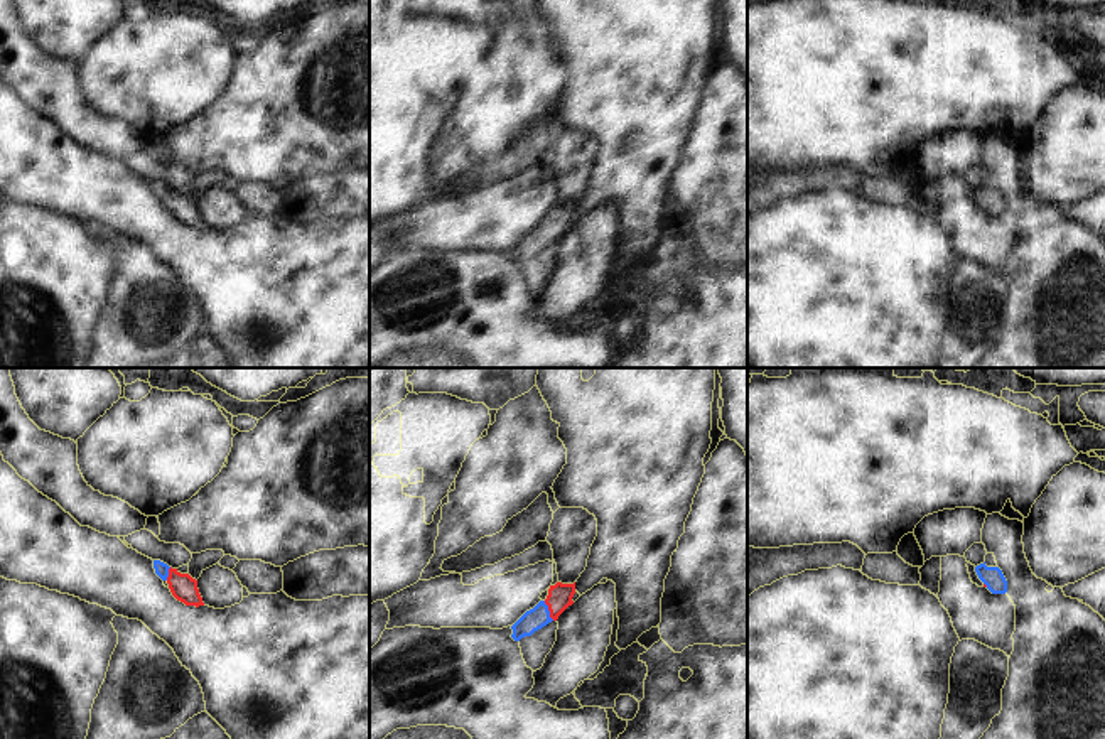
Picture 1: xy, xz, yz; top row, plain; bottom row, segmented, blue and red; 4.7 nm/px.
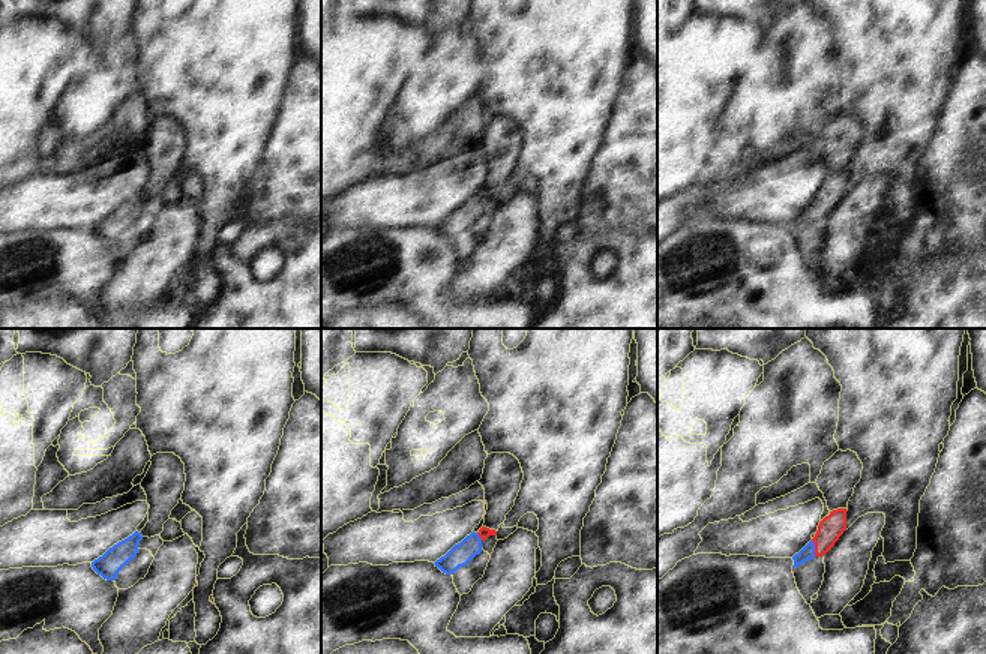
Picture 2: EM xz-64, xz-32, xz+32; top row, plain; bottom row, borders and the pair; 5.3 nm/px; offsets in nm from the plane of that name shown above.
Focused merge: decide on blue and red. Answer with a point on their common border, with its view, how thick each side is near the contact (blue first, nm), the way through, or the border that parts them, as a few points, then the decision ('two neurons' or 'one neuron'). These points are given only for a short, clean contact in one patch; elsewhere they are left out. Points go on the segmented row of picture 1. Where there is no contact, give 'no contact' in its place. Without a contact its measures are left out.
meets blue in xz at (549, 611); 110 nm thick on the blue side, 120 nm on the other; runs through xz (533, 620), (549, 611), (559, 598); one neuron

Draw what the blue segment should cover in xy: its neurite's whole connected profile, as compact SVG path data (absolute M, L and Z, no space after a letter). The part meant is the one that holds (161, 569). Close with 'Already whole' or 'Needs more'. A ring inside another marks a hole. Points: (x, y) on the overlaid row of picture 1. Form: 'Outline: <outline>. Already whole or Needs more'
Outline: M154 560L155 574L169 584L172 596L186 606L204 606L197 589L197 580L189 574L181 574L160 560Z. Needs more.

